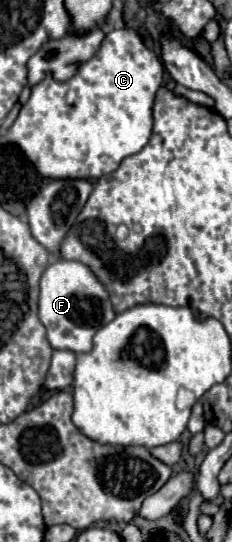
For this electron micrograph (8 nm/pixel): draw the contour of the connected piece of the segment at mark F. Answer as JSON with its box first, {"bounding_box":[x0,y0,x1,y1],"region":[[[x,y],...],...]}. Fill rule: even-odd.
{"bounding_box":[40,259,116,353],"region":[[[58,259],[48,265],[40,279],[40,321],[44,323],[48,341],[54,349],[88,353],[96,331],[114,317],[116,313],[112,309],[110,295],[88,265],[68,259]]]}

